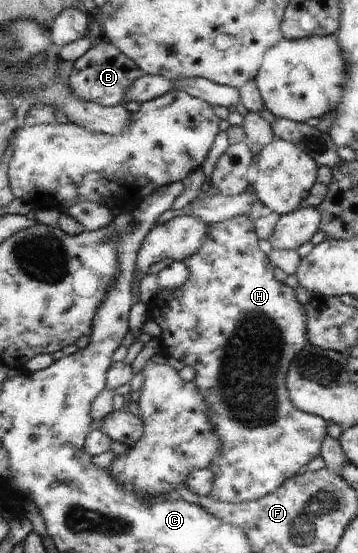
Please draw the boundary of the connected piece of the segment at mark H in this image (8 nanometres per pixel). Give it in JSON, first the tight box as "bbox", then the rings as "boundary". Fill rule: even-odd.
{"bbox":[148,215,329,503],"boundary":[[[240,215],[211,226],[210,237],[203,242],[202,249],[197,254],[188,257],[185,261],[191,272],[191,277],[185,282],[185,285],[182,285],[179,289],[158,291],[155,300],[148,304],[150,318],[161,327],[161,339],[164,350],[167,351],[169,356],[178,359],[184,365],[191,366],[196,372],[193,381],[198,385],[202,396],[210,407],[210,418],[215,424],[216,432],[223,442],[222,451],[214,460],[214,465],[212,464],[209,468],[215,476],[213,491],[210,495],[216,500],[231,503],[262,498],[266,493],[271,493],[271,491],[281,486],[287,478],[299,474],[305,468],[307,462],[319,453],[320,443],[326,435],[325,428],[329,424],[319,416],[312,416],[295,409],[287,397],[284,386],[284,375],[287,366],[293,355],[297,354],[299,350],[303,350],[307,343],[309,343],[306,339],[305,308],[296,300],[294,290],[283,282],[275,280],[273,276],[274,266],[267,259],[267,256],[257,248],[258,236],[253,231],[253,221],[248,219],[247,216]]]}

